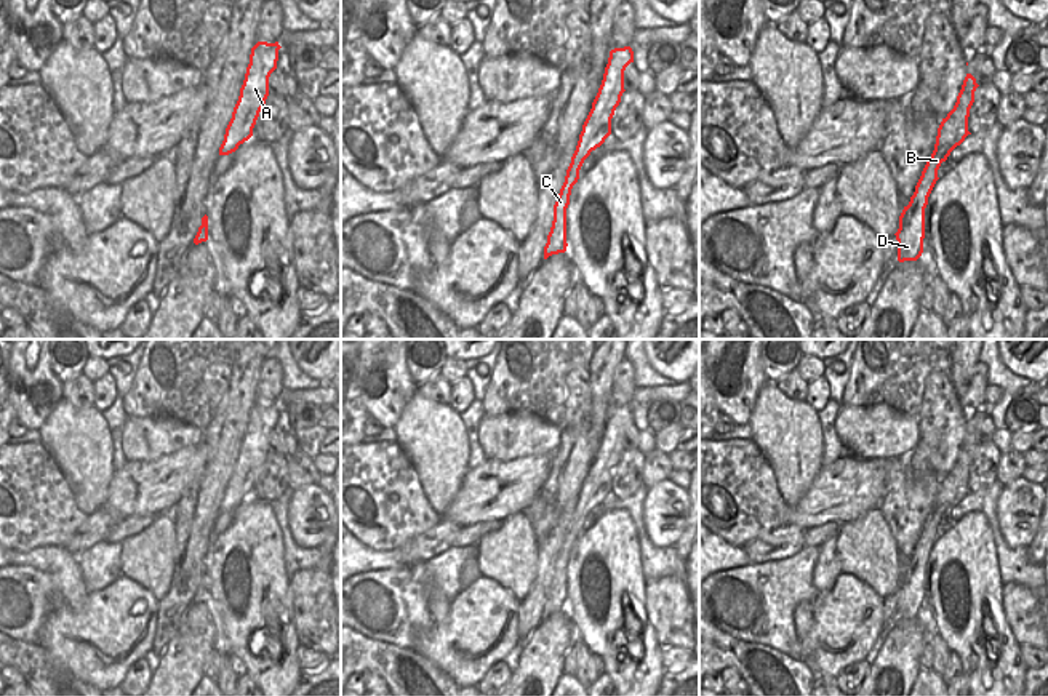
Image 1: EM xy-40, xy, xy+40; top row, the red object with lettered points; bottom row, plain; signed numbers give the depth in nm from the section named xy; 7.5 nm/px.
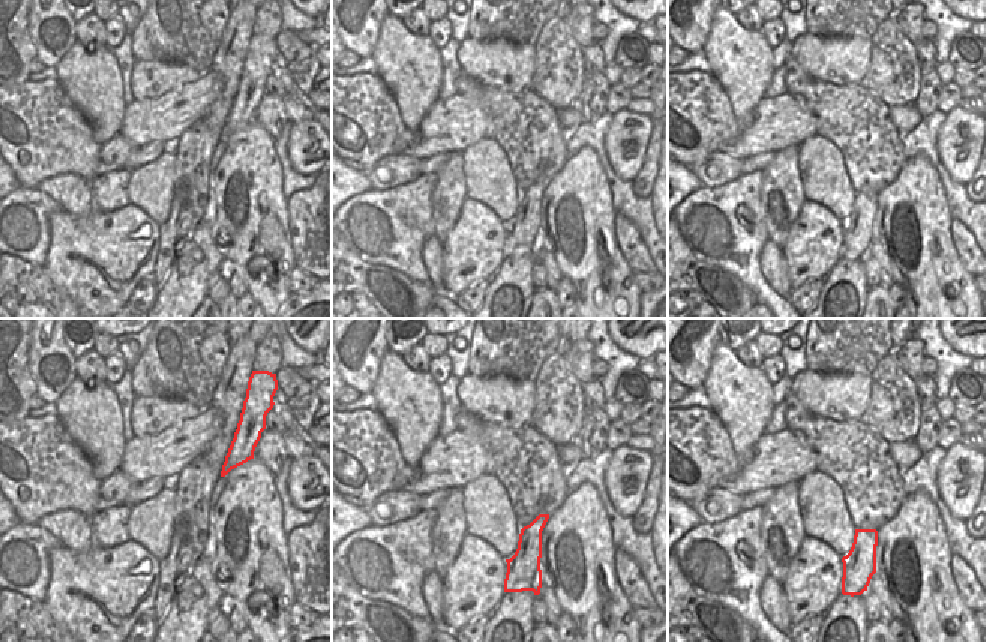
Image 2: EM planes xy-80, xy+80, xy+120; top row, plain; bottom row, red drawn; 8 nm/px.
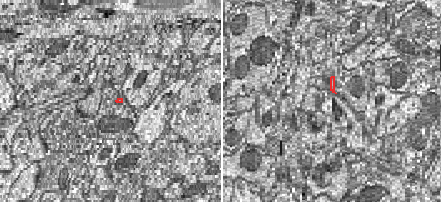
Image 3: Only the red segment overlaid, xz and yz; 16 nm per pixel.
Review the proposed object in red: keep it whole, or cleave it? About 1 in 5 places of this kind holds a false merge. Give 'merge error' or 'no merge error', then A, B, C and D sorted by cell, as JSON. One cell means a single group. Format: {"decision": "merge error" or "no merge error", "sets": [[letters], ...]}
{"decision": "no merge error", "sets": [["A", "B", "C", "D"]]}

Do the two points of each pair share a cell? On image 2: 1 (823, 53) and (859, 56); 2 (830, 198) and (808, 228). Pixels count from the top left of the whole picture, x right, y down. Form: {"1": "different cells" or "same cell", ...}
{"1": "same cell", "2": "different cells"}

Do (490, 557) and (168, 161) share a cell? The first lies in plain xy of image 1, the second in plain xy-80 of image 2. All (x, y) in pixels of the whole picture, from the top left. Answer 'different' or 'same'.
same

